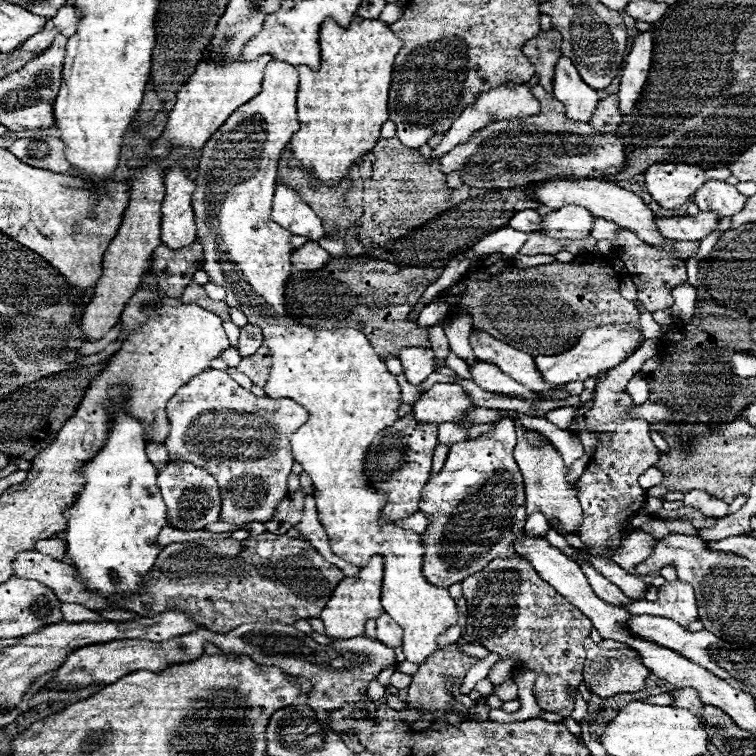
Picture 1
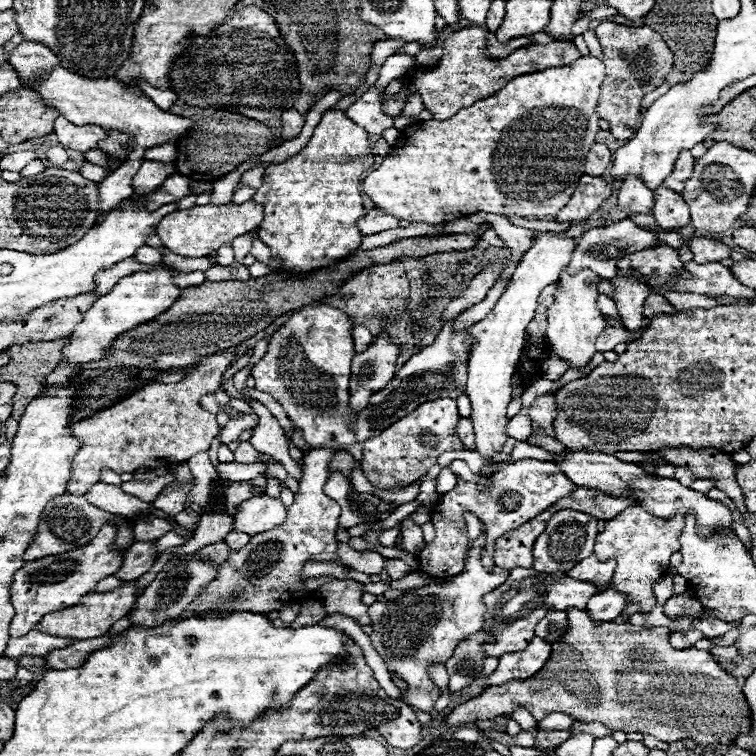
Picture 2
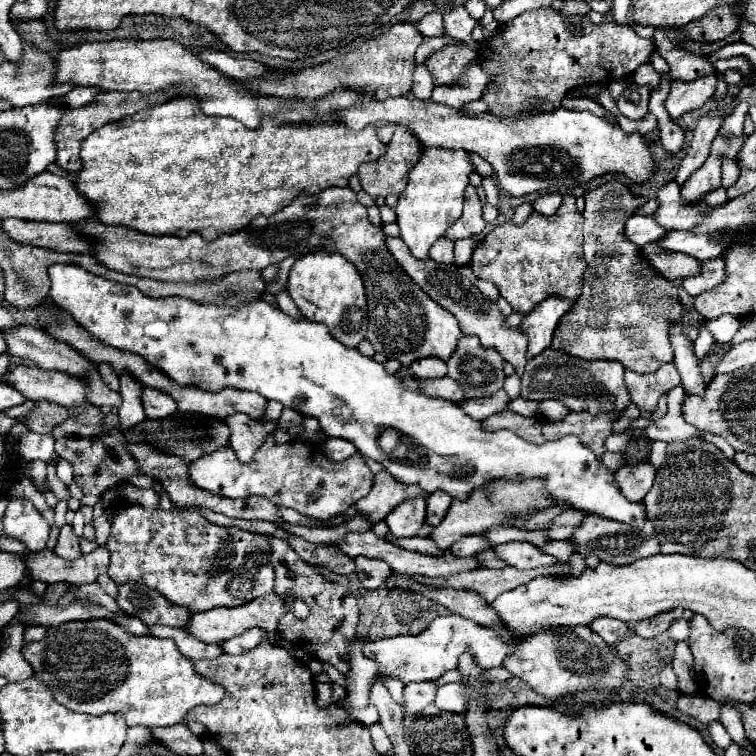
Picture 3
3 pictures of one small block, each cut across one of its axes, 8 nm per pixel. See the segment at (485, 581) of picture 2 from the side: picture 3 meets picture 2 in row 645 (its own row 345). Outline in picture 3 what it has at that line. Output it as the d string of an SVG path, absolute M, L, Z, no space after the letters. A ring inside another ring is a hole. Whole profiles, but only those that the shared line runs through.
M350 186L326 188L320 192L318 208L306 210L310 202L310 196L300 196L274 216L256 216L244 230L220 234L212 242L204 240L198 232L190 232L186 238L150 236L126 226L102 224L96 218L86 218L76 224L82 234L96 240L94 256L104 266L124 274L164 282L196 282L202 278L222 278L236 270L262 270L294 252L340 252L352 260L362 274L370 320L366 338L374 350L402 362L404 366L428 356L448 360L456 350L458 340L464 336L456 318L432 298L426 298L426 292L418 290L418 286L410 282L408 274L400 270L398 262L390 258L384 244L386 236L378 226L368 222L366 208L358 204L356 192Z

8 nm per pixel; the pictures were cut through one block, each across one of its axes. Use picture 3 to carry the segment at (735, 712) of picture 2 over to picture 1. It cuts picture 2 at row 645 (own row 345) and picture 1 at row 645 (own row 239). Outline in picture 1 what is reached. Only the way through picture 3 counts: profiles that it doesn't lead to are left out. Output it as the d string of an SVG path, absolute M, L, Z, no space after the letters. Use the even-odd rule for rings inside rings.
M586 638L584 648L586 648L584 682L592 694L610 698L614 694L638 692L644 688L644 678L650 674L650 670L642 664L642 660L638 658L638 652L634 652L626 644L614 642L614 640L602 640L602 642L594 644L590 638Z

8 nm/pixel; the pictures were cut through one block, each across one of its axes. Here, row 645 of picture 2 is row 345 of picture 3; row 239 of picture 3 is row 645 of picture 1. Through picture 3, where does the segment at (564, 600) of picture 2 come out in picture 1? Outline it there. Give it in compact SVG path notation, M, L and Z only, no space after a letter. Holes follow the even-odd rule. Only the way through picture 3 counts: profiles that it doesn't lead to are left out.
M382 614L376 620L378 628L376 628L376 636L380 642L384 642L390 648L398 648L402 646L402 628L398 628L398 624L394 624L394 620L386 614Z

